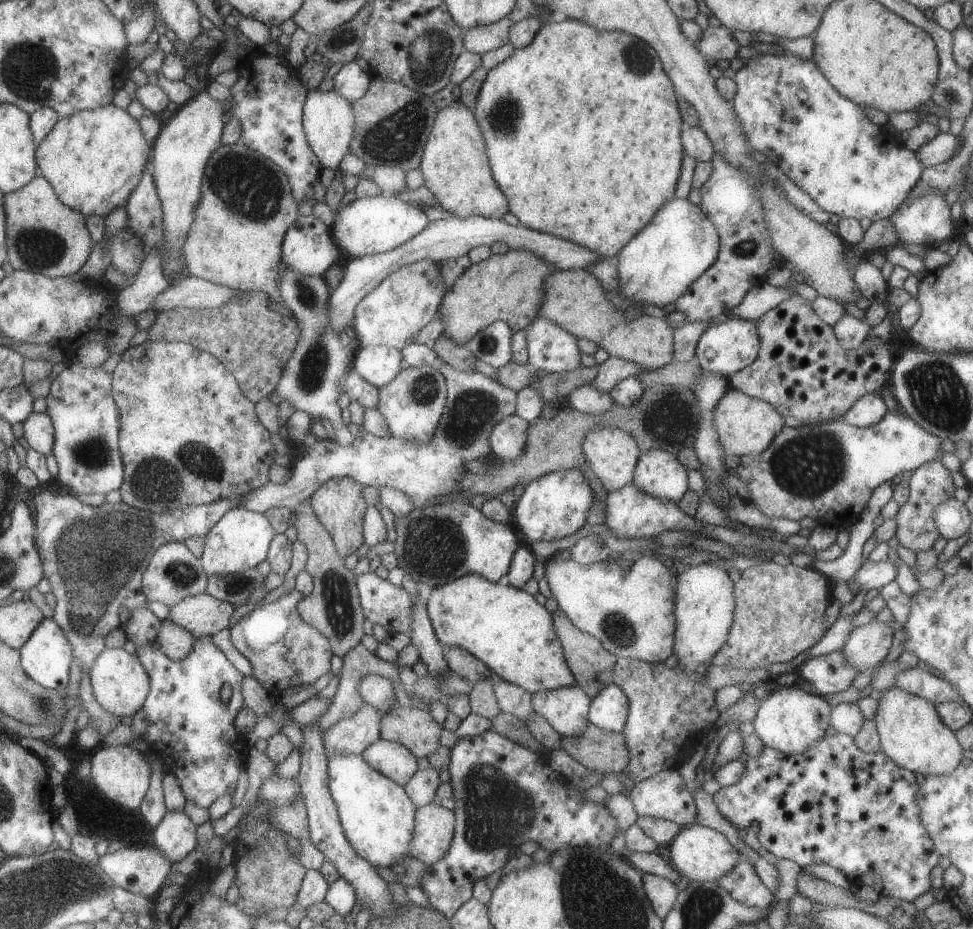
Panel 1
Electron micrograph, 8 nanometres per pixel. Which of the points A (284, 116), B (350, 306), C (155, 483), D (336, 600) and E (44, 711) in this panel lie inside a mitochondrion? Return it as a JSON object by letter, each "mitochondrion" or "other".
{"A":"other","B":"other","C":"mitochondrion","D":"mitochondrion","E":"mitochondrion"}

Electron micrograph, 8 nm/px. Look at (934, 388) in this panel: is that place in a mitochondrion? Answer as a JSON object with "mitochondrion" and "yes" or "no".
{"mitochondrion":"yes"}

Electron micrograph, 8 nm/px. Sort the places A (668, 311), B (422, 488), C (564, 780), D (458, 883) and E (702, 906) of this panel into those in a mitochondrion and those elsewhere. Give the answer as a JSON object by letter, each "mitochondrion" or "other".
{"A":"other","B":"other","C":"other","D":"other","E":"mitochondrion"}

